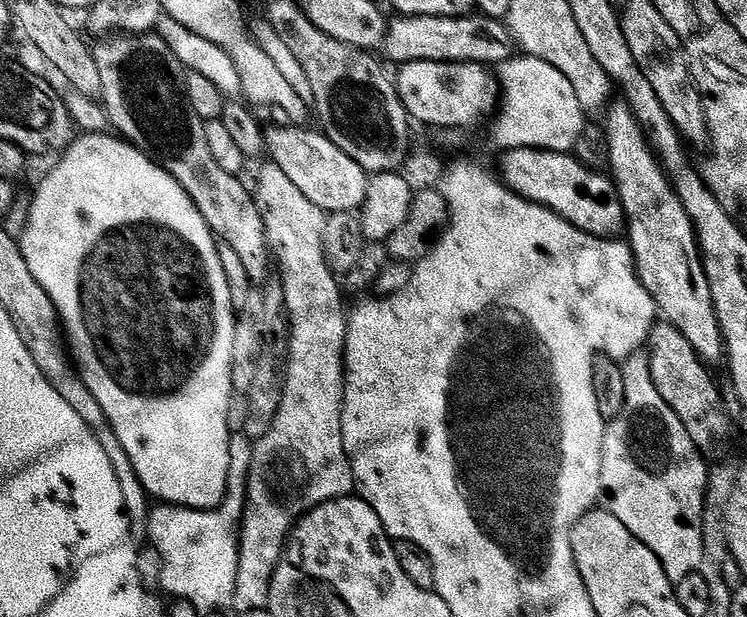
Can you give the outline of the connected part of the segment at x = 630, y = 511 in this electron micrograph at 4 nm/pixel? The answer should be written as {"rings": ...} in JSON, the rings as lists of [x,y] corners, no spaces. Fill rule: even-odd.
{"rings":[[[652,376],[638,378],[636,385],[638,391],[626,398],[629,405],[640,410],[637,416],[627,417],[630,426],[629,437],[637,437],[640,440],[652,439],[653,444],[639,444],[632,438],[622,442],[620,456],[624,456],[624,452],[631,449],[632,476],[640,476],[640,480],[608,480],[608,485],[602,489],[604,495],[602,504],[610,510],[610,514],[614,514],[614,518],[618,518],[618,522],[622,522],[622,526],[626,526],[626,530],[630,530],[630,534],[637,536],[654,553],[658,562],[662,562],[662,570],[666,570],[666,578],[670,578],[670,582],[676,585],[692,572],[700,571],[703,550],[704,493],[707,490],[710,464],[704,461],[705,453],[694,446],[690,434],[686,434],[686,426],[682,426],[678,414],[674,414],[670,406],[664,408],[666,402],[662,394],[658,394]],[[649,404],[652,404],[650,409],[644,411]],[[640,451],[644,453],[643,458],[639,457]]]}

